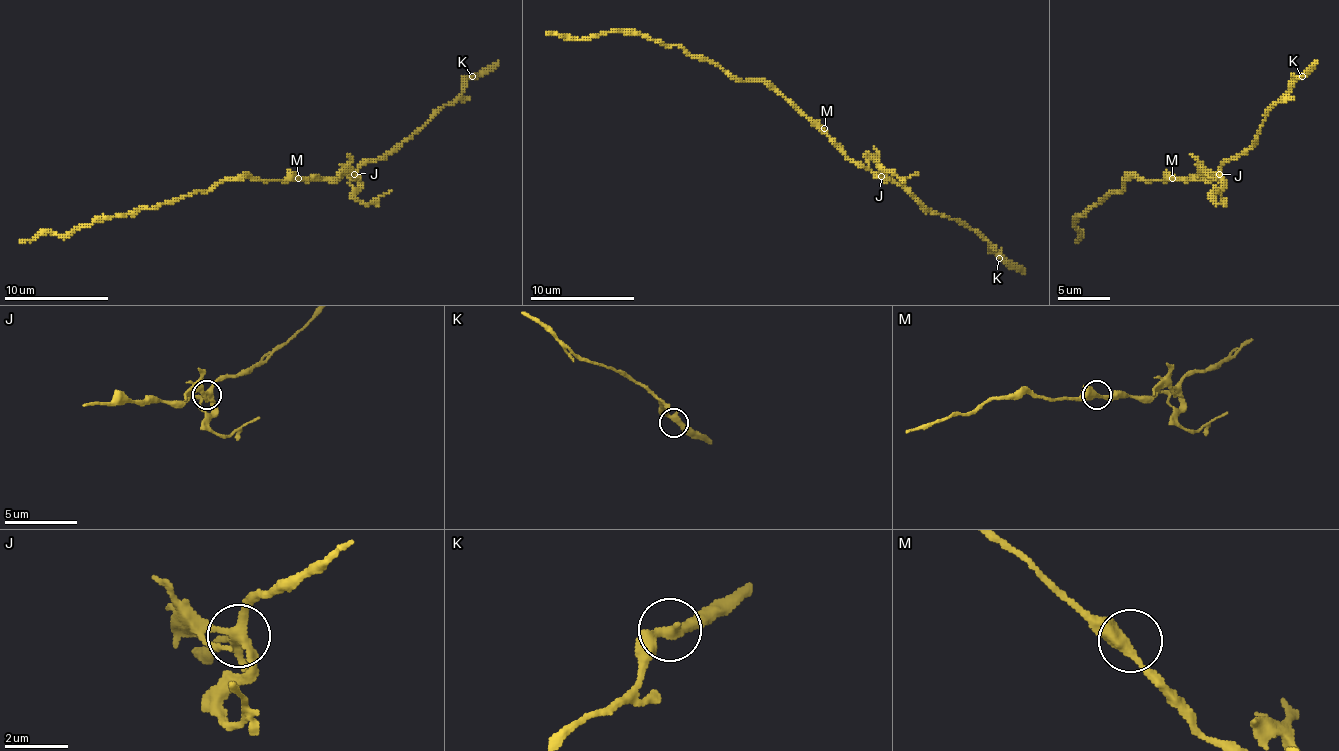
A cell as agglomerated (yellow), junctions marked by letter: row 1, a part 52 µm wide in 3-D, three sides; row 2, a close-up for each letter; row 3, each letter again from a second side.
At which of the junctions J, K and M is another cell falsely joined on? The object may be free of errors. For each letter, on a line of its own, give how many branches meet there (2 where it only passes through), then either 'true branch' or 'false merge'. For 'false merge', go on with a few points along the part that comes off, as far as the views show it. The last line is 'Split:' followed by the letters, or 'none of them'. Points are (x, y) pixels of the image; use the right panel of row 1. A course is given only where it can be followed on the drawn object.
J: 5 branches meet; false merge; foreign part runs (1218, 175), (1216, 201), (1221, 201), (1216, 191)
K: 2 branches meet; true branch
M: 3 branches meet; true branch
Split: J

